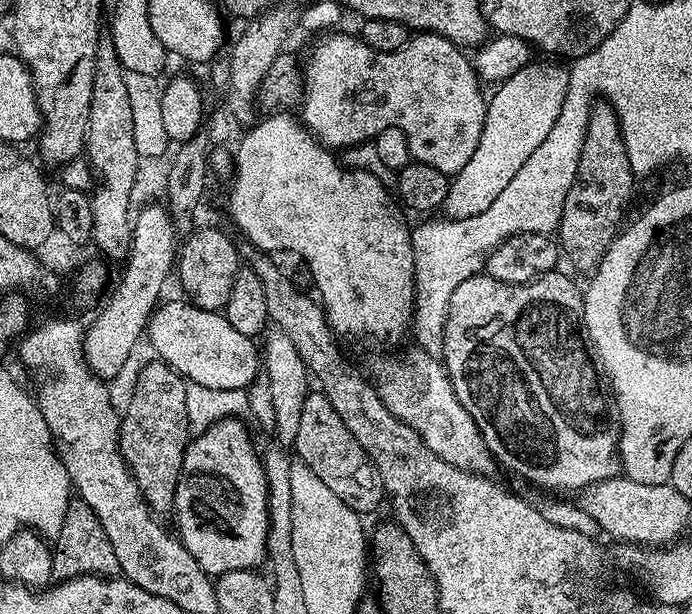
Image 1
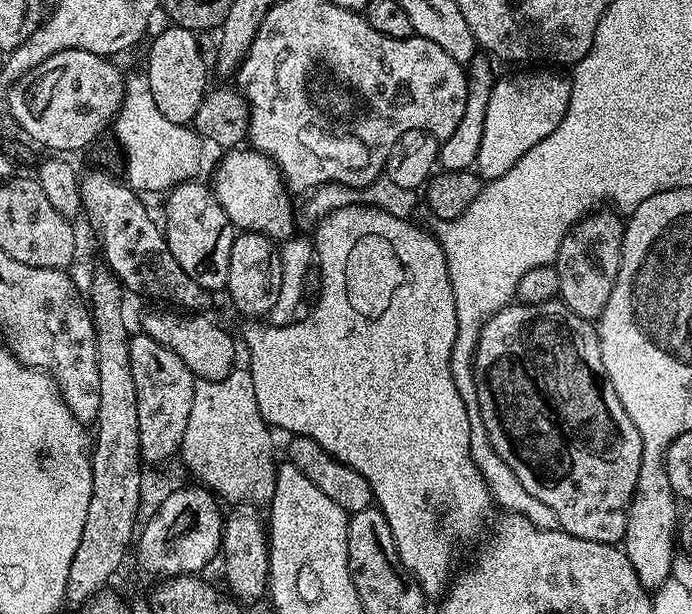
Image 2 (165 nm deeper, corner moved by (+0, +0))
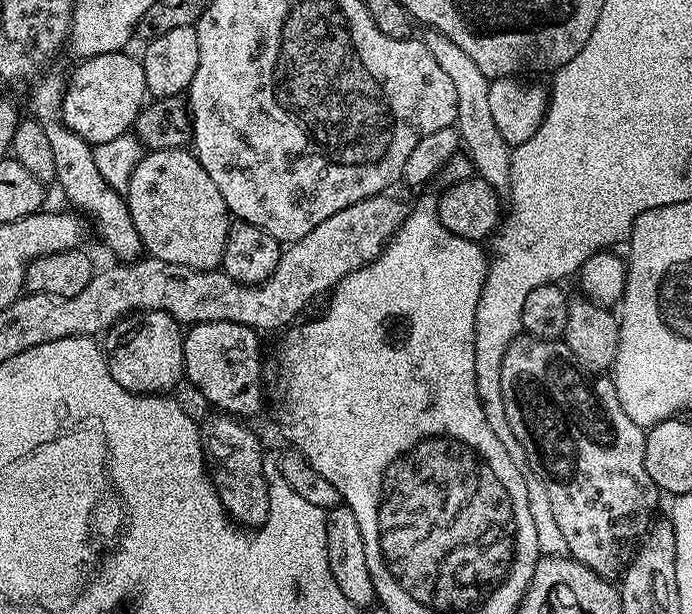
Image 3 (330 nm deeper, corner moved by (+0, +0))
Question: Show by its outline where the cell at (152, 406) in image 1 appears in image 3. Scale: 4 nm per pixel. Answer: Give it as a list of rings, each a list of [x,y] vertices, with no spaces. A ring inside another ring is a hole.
[[[133,312],[124,316],[108,329],[102,347],[114,382],[134,394],[168,394],[179,380],[185,379],[182,325],[165,312]]]

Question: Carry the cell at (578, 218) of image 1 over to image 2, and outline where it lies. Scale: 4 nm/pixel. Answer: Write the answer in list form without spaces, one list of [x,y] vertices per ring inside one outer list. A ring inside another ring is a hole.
[[[597,210],[583,216],[566,234],[566,238],[562,238],[554,265],[560,283],[559,299],[574,314],[578,314],[578,318],[596,322],[602,310],[606,310],[610,290],[614,290],[620,269],[624,226],[625,221],[615,211]]]

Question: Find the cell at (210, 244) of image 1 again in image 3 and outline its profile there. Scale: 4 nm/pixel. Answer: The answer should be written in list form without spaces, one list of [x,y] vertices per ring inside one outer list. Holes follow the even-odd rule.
[[[157,148],[141,155],[128,179],[126,199],[134,230],[138,230],[143,251],[153,260],[174,262],[194,270],[219,269],[224,262],[230,213],[218,186],[202,170],[198,158],[188,148]]]

